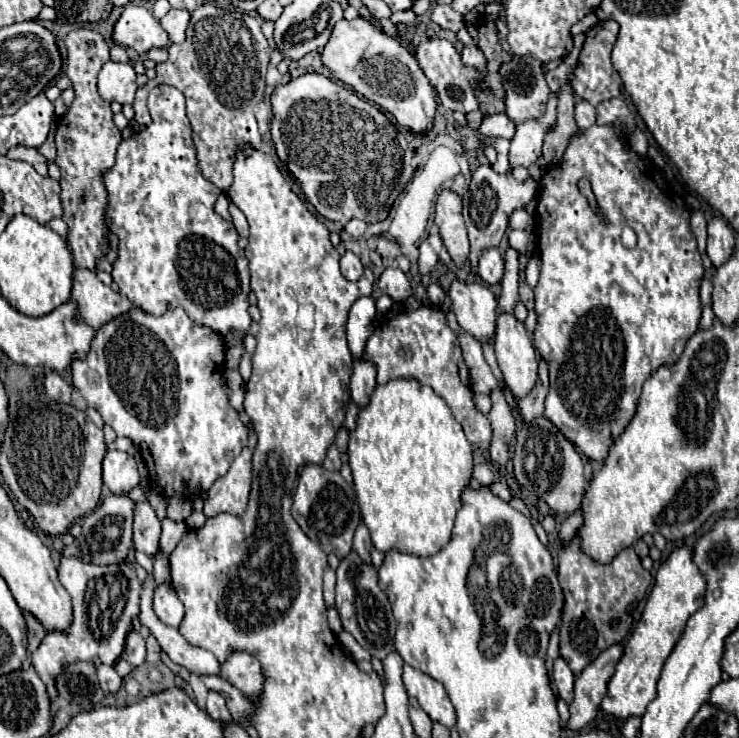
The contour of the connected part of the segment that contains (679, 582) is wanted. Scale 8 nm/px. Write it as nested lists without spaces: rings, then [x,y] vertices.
[[[688,545],[674,547],[658,567],[654,587],[646,599],[646,607],[640,615],[640,621],[636,623],[632,635],[628,637],[624,657],[620,659],[616,673],[608,683],[608,693],[600,705],[602,713],[612,715],[620,721],[634,715],[644,715],[646,705],[656,695],[658,675],[662,673],[662,667],[670,651],[674,649],[678,637],[682,635],[690,615],[694,615],[704,605],[704,597],[706,597],[706,579],[698,569],[698,565],[694,563],[694,549]]]

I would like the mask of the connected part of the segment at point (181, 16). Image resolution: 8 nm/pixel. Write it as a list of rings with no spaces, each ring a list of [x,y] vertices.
[[[170,9],[170,11],[160,19],[160,25],[164,27],[164,31],[168,33],[168,37],[170,37],[172,43],[182,43],[184,33],[186,33],[186,27],[188,27],[188,21],[190,21],[190,13],[188,13],[188,11]]]

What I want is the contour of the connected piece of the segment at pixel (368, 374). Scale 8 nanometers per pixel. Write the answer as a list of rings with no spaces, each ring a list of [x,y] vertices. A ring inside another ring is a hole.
[[[356,359],[352,365],[352,379],[350,379],[350,395],[358,403],[358,407],[364,407],[368,403],[368,397],[372,395],[376,387],[376,365],[370,359]]]

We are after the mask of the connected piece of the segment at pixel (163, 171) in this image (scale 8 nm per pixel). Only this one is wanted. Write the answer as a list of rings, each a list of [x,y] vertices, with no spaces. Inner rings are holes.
[[[158,85],[148,97],[148,109],[152,123],[124,139],[118,145],[114,167],[102,173],[108,191],[106,223],[118,237],[118,259],[112,265],[112,279],[118,283],[120,295],[146,313],[162,315],[170,307],[182,307],[190,319],[212,327],[220,335],[226,335],[230,329],[246,333],[252,321],[248,315],[248,261],[238,249],[236,227],[214,211],[214,203],[222,191],[198,171],[184,95],[172,85]]]

